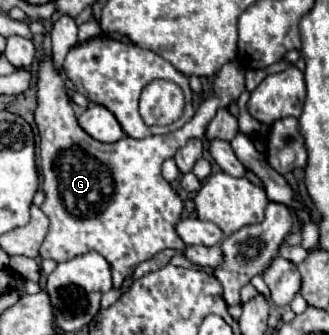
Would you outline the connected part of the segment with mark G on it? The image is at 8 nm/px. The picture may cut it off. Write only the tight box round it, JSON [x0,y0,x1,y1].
[35,57,245,289]

